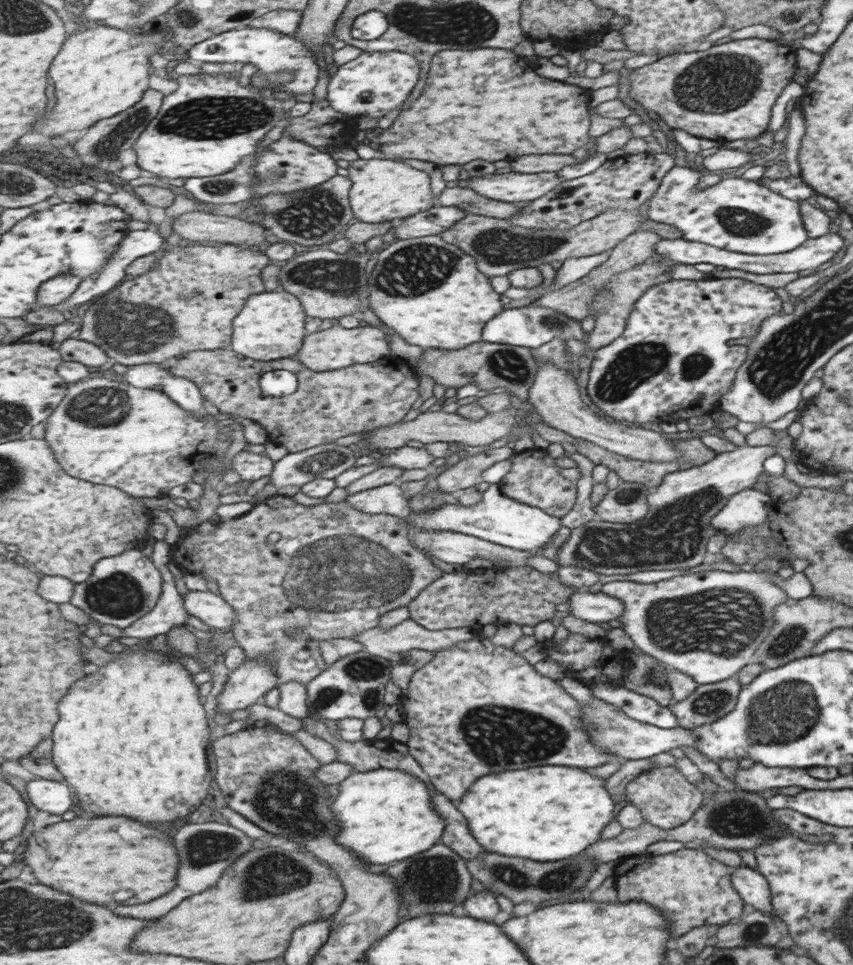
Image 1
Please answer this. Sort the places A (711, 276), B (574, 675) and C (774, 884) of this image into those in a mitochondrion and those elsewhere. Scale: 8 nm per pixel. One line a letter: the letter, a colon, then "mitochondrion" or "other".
A: other
B: other
C: other

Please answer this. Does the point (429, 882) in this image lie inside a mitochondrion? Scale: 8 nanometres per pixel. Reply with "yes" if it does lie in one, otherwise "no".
yes

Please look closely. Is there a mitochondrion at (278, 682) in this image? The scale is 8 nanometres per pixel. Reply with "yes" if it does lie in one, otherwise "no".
no

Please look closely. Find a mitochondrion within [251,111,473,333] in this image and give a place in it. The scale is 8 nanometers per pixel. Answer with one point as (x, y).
(388, 278)

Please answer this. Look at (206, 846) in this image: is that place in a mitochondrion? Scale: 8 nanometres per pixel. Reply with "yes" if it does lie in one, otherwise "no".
yes

